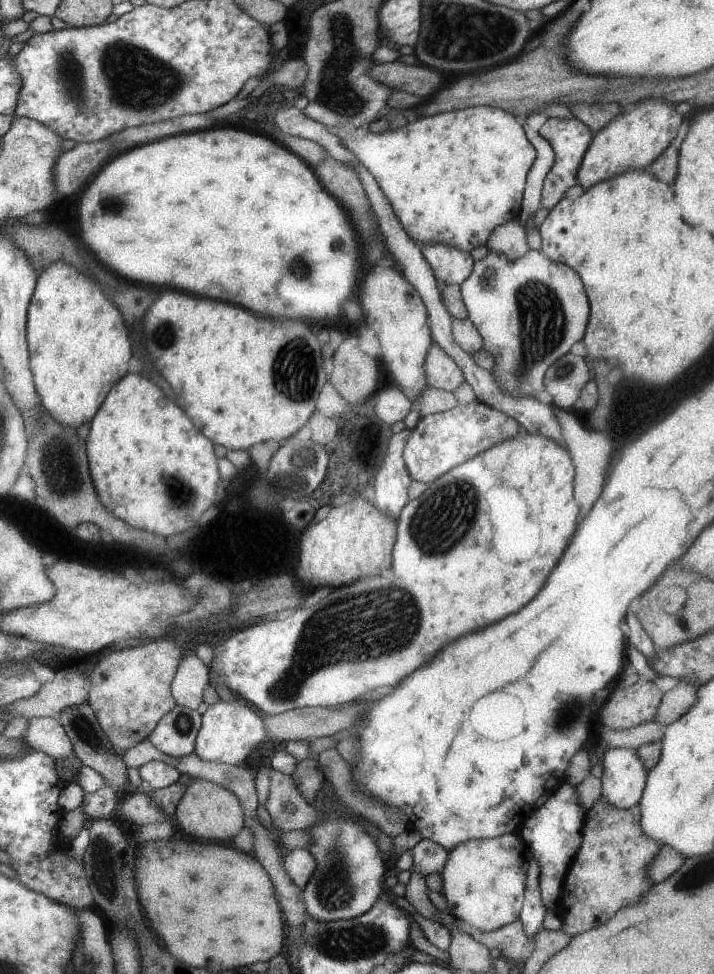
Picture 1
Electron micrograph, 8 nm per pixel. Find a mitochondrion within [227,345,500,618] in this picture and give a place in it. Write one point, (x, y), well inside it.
(438, 524)

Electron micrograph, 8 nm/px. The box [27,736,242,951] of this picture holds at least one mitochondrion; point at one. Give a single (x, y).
(108, 845)

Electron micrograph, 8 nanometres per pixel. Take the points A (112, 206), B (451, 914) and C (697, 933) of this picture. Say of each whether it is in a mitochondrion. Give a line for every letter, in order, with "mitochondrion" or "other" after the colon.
A: mitochondrion
B: other
C: other

